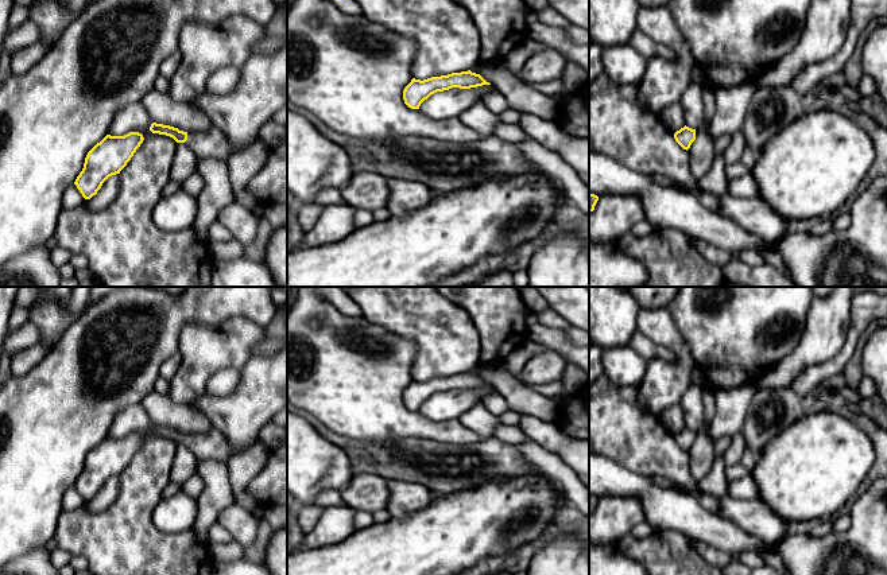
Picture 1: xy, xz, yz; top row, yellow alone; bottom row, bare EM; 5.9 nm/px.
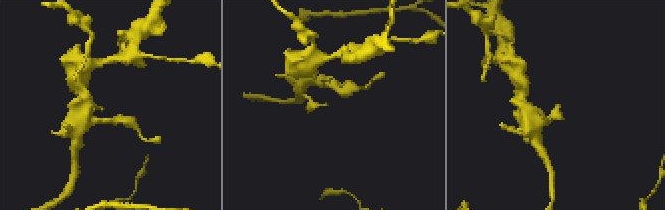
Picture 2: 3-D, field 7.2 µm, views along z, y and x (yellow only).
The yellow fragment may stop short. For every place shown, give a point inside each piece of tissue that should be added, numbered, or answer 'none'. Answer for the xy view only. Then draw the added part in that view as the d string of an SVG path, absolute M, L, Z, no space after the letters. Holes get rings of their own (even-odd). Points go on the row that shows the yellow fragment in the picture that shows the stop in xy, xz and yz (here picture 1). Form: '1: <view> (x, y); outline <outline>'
1: xy (213, 143); outline M216 125L206 131L187 132L185 144L200 159L213 158L225 162L233 155L233 148L226 135Z

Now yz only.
none

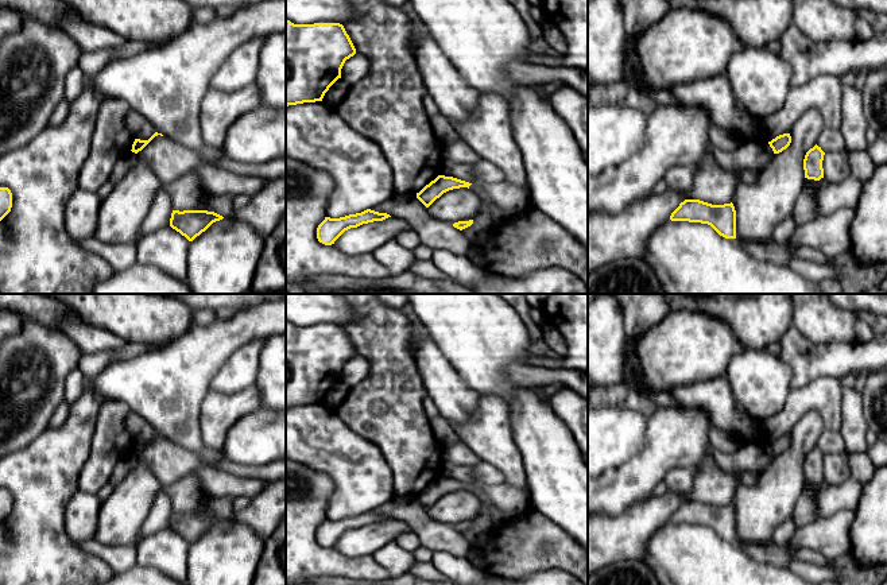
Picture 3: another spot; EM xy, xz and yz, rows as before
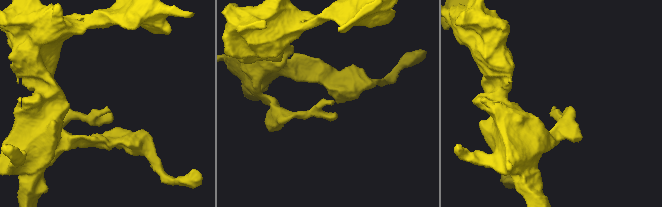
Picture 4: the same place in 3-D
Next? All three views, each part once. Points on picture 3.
1: xz (499, 214); outline M470 185L469 189L472 191L475 191L481 198L481 201L491 205L491 208L492 208L492 224L493 225L512 221L512 220L518 218L519 216L522 216L527 210L527 208L524 208L524 209L500 208L491 199L488 193L483 187L476 186L476 185Z

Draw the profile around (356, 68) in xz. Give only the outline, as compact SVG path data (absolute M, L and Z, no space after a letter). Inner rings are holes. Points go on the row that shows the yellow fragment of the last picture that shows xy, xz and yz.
M355 54L345 61L341 69L341 78L349 85L360 82L369 71L369 62L364 55Z

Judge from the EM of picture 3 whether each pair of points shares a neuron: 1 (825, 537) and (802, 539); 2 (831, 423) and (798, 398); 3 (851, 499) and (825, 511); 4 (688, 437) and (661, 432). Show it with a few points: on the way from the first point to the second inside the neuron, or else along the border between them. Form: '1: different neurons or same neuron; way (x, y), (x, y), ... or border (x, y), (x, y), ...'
1: same neuron; way (820, 537), (808, 537)
2: same neuron; way (829, 413), (814, 398), (809, 398)
3: same neuron; way (844, 499), (837, 499), (832, 504)
4: same neuron; way (681, 437), (667, 432)

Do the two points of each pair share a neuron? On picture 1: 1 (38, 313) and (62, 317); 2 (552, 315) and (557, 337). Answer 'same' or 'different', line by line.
1: same
2: different

